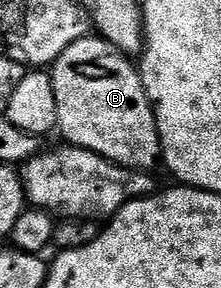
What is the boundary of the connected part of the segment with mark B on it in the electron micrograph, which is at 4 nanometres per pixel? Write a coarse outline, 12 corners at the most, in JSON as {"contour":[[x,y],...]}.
{"contour":[[97,35],[49,70],[65,140],[150,171],[142,74]]}

